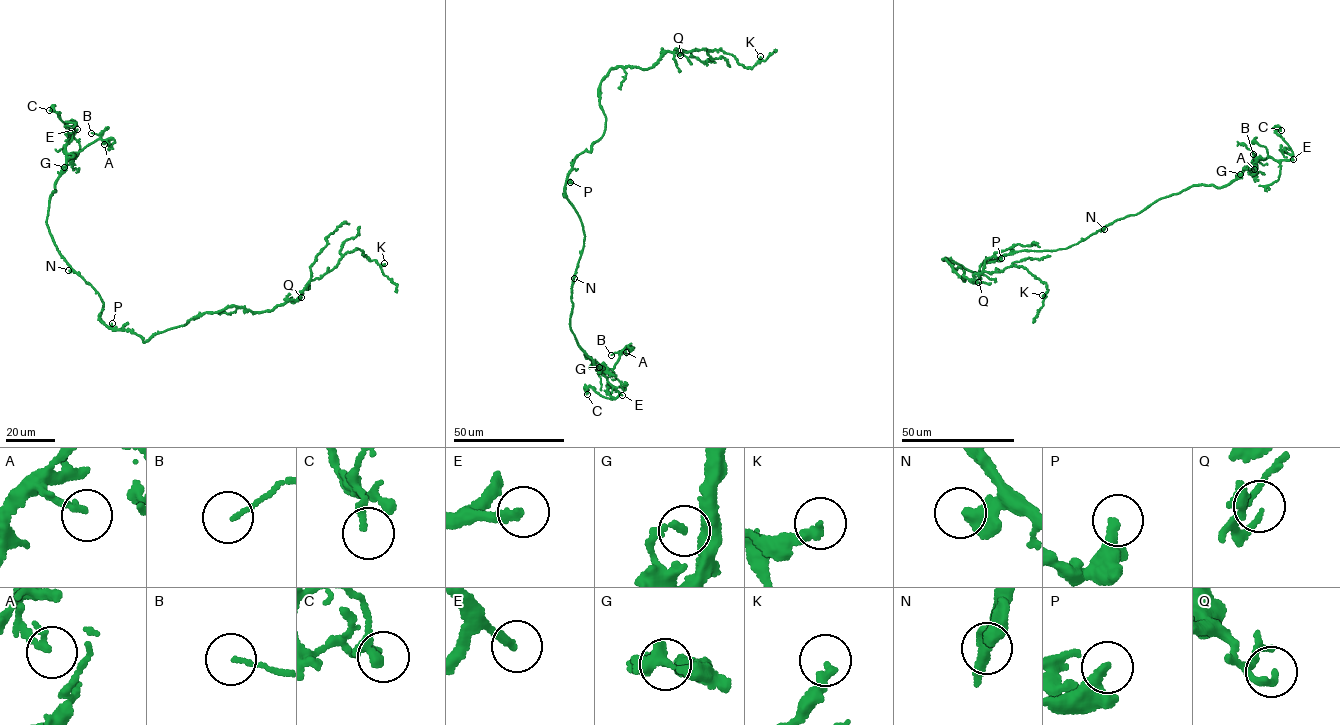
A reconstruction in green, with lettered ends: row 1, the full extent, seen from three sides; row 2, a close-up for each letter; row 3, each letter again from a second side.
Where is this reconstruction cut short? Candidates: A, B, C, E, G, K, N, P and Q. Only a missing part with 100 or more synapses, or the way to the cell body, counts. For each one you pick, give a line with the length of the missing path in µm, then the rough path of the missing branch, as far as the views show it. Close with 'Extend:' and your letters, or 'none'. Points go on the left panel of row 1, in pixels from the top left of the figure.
E: missing 30 µm; course (77, 129), (71, 92), (75, 77)
Extend: E

